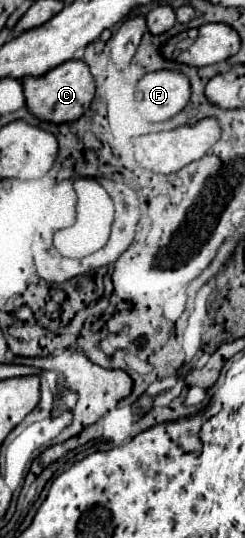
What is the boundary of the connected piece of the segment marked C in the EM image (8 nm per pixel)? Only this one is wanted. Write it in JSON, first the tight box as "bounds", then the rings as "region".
{"bounds":[23,61,95,123],"region":[[[65,61],[63,65],[51,69],[49,73],[41,77],[25,77],[23,79],[27,109],[49,123],[71,123],[77,121],[85,109],[91,105],[91,99],[95,97],[95,83],[89,73],[89,67],[83,61]]]}

